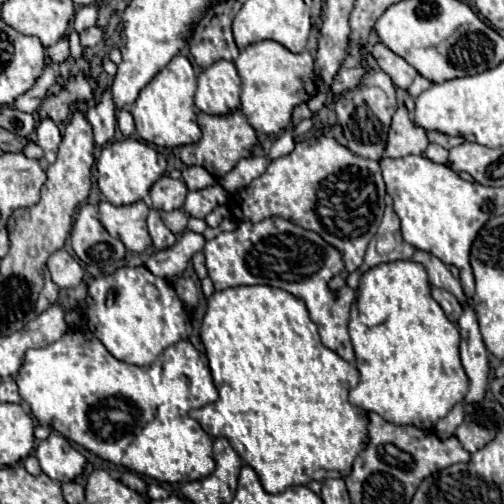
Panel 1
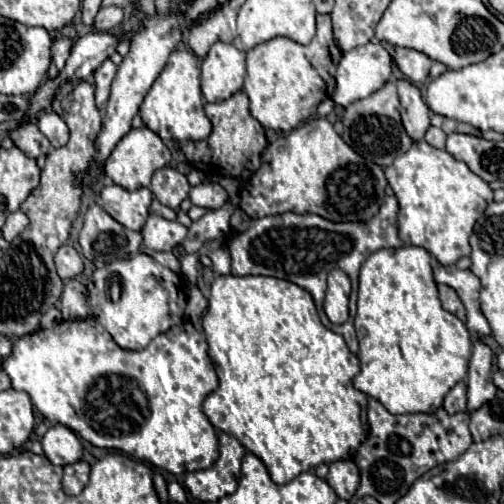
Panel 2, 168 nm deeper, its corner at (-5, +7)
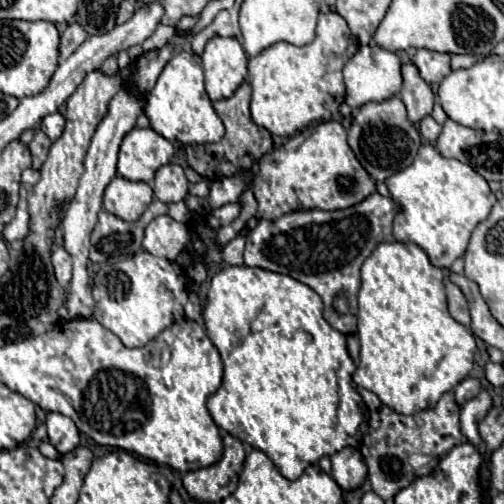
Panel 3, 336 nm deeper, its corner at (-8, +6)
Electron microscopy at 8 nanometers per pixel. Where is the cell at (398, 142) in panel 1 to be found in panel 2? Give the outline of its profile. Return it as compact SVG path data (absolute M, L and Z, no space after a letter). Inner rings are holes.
M399 79L397 89L399 89L399 99L401 99L403 127L413 141L419 141L419 139L423 139L425 131L429 129L431 111L423 101L421 91L413 83L409 83L405 79Z

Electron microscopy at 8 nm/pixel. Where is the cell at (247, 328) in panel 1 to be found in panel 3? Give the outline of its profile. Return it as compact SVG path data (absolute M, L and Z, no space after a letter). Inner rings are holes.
M224 266L224 270L220 270L210 281L210 288L207 293L206 303L203 307L203 319L206 322L206 332L208 338L214 342L214 346L218 348L222 362L224 362L224 380L222 386L208 398L208 410L214 418L214 422L226 430L228 434L240 438L242 442L250 444L256 450L262 450L272 464L280 470L280 474L288 480L296 480L306 466L316 464L322 456L332 456L338 450L342 450L344 446L356 446L356 436L362 428L364 422L364 414L360 408L360 394L352 388L352 374L356 370L352 358L348 356L346 350L346 336L334 330L324 318L322 318L322 298L306 284L286 276L286 274L276 274L270 270L260 270L260 268L250 268L250 266Z

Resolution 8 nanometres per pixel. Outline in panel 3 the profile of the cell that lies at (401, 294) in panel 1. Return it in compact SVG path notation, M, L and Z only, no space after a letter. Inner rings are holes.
M382 242L364 260L360 268L360 296L358 296L358 338L360 338L360 364L354 372L354 382L372 390L386 406L400 414L416 414L436 406L442 394L462 382L474 366L476 340L470 330L458 324L446 304L444 274L432 266L426 252L416 244Z

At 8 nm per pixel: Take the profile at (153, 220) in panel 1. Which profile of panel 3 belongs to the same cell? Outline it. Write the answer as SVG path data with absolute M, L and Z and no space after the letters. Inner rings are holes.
M158 216L154 218L142 238L142 246L160 258L176 260L176 256L186 248L188 244L188 228L186 224L180 224L172 220L170 216Z

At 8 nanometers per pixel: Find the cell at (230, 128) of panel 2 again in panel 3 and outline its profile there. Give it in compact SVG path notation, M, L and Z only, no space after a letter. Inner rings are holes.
M242 82L242 86L230 98L214 102L214 110L216 110L216 114L222 118L222 122L226 126L224 138L220 142L214 142L214 144L186 146L186 156L188 156L190 168L194 168L206 180L214 182L214 180L236 174L240 168L250 168L254 160L258 160L268 150L272 150L270 132L252 122L248 106L250 106L250 84Z

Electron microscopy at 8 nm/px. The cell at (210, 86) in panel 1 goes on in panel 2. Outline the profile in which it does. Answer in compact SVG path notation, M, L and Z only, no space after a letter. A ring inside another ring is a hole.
M217 41L201 65L201 93L205 101L225 101L243 89L245 53L235 45Z

